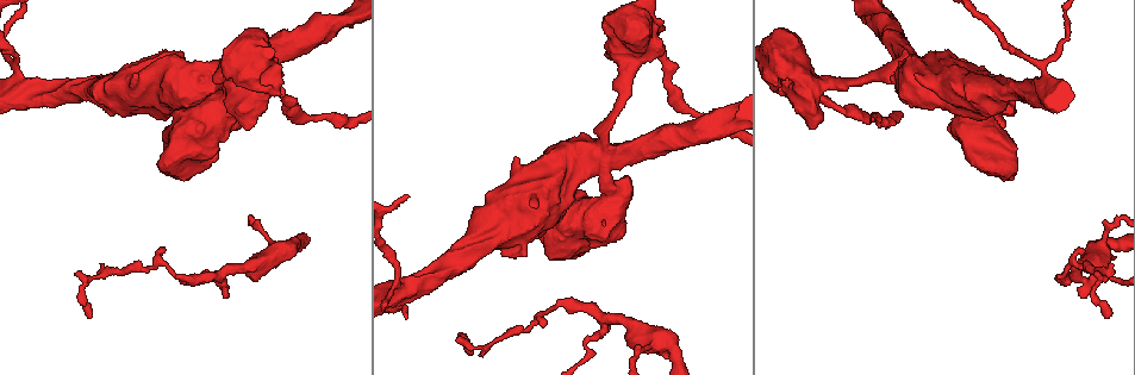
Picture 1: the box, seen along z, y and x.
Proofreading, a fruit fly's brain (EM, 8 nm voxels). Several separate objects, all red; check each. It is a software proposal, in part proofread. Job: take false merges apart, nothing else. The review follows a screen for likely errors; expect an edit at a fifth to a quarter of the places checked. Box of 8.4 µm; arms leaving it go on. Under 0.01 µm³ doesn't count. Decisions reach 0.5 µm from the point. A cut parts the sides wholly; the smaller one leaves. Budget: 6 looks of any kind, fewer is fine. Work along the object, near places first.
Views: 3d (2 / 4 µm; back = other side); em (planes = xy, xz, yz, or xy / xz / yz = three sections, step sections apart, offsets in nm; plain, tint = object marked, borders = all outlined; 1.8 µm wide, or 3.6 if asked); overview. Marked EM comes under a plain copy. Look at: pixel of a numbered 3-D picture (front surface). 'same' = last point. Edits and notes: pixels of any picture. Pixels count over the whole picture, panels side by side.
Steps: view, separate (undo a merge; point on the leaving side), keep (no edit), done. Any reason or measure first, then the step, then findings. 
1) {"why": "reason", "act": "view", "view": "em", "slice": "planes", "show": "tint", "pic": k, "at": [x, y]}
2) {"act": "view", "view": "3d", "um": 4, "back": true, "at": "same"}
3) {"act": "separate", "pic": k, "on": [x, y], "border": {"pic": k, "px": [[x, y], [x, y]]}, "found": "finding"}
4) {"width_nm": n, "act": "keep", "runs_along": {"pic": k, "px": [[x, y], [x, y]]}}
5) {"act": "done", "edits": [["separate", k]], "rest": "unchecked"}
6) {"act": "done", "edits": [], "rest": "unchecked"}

{"why": "calibre changes", "act": "view", "view": "em", "um": 3.6, "slice": "planes", "show": "tint", "pic": 1, "at": [994, 92]}

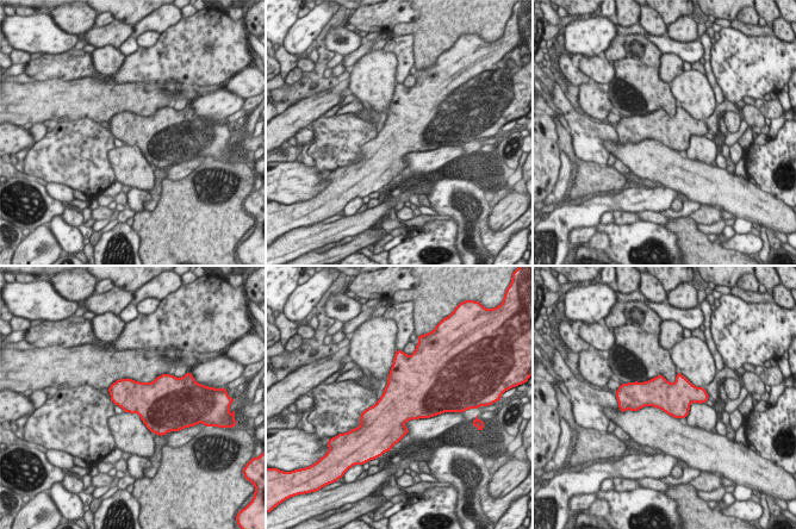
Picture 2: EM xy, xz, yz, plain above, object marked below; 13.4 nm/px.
{"act": "keep", "found": "continuous, no second cell"}

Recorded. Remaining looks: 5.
{"why": "four arms meet", "act": "view", "view": "3d", "um": 4, "pic": 1, "at": [1047, 91]}

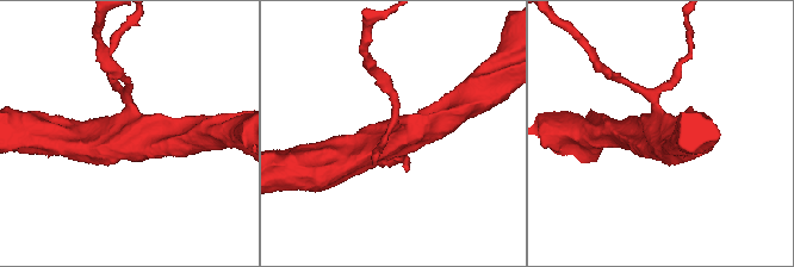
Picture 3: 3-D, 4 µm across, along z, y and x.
{"arms": 4, "act": "view", "view": "em", "slice": "planes", "show": "borders", "pic": 3, "at": [658, 131]}

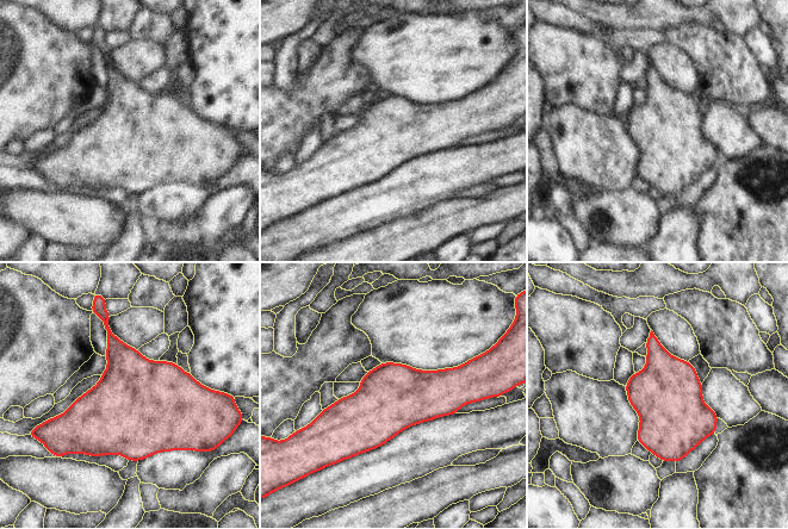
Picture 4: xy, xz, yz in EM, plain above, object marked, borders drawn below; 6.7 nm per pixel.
{"act": "keep", "found": "all the same cell"}

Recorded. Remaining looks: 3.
{"why": "sharp bend", "act": "view", "view": "3d", "um": 4, "pic": 1, "at": [245, 89]}

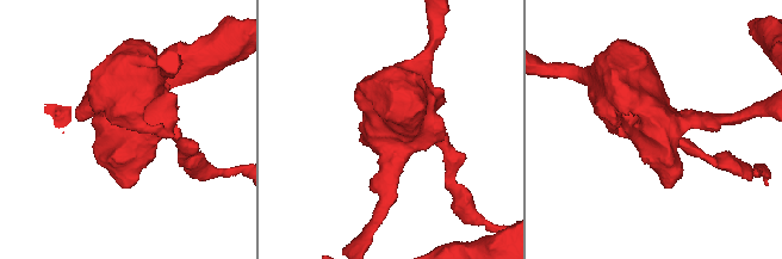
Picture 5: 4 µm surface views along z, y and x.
{"why": "shape alone is not enough", "act": "view", "view": "em", "um": 3.6, "slice": "planes", "show": "tint", "pic": 5, "at": [388, 137]}

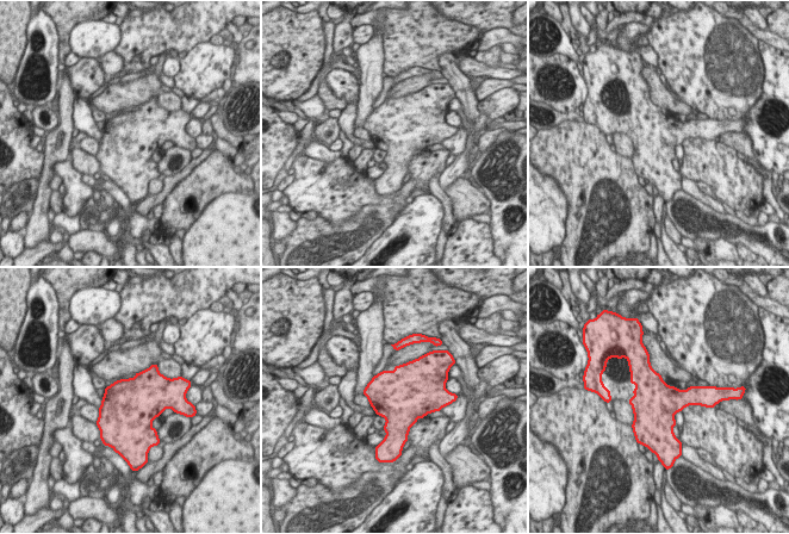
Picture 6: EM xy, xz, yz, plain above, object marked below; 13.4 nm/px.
{"width_nm": 600, "act": "keep", "found": "continuous, no second cell"}

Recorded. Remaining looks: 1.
{"act": "done", "edits": [], "rest": "unchecked"}

